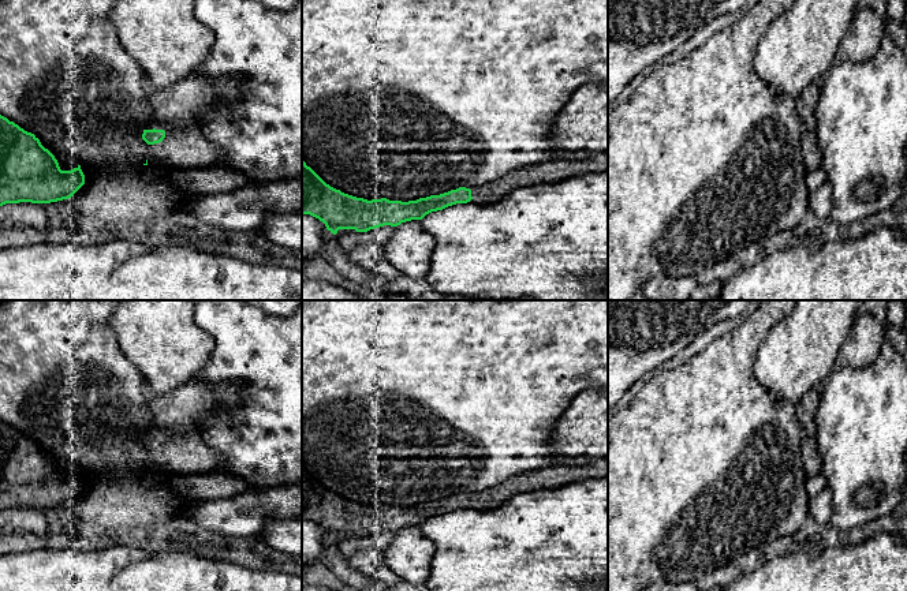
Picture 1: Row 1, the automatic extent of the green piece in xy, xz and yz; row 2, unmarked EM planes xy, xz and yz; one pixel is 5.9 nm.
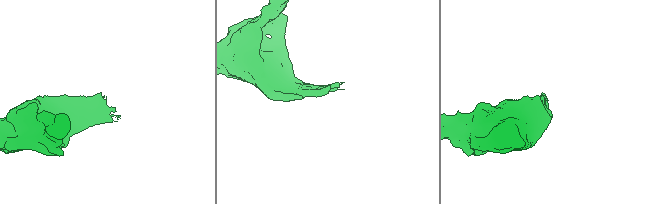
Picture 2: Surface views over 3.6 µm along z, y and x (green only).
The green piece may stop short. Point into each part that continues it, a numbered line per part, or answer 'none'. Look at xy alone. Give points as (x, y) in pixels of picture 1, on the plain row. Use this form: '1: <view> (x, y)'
1: xy (176, 414)

